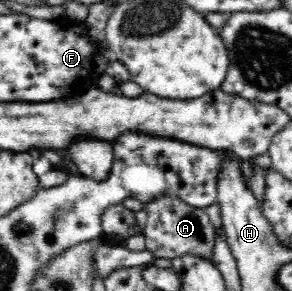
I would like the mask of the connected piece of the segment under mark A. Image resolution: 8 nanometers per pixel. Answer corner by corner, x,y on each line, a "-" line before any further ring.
172,192
142,204
141,208
149,215
143,227
143,234
146,248
153,253
155,259
161,257
172,259
191,253
212,260
215,230
203,208
187,204

